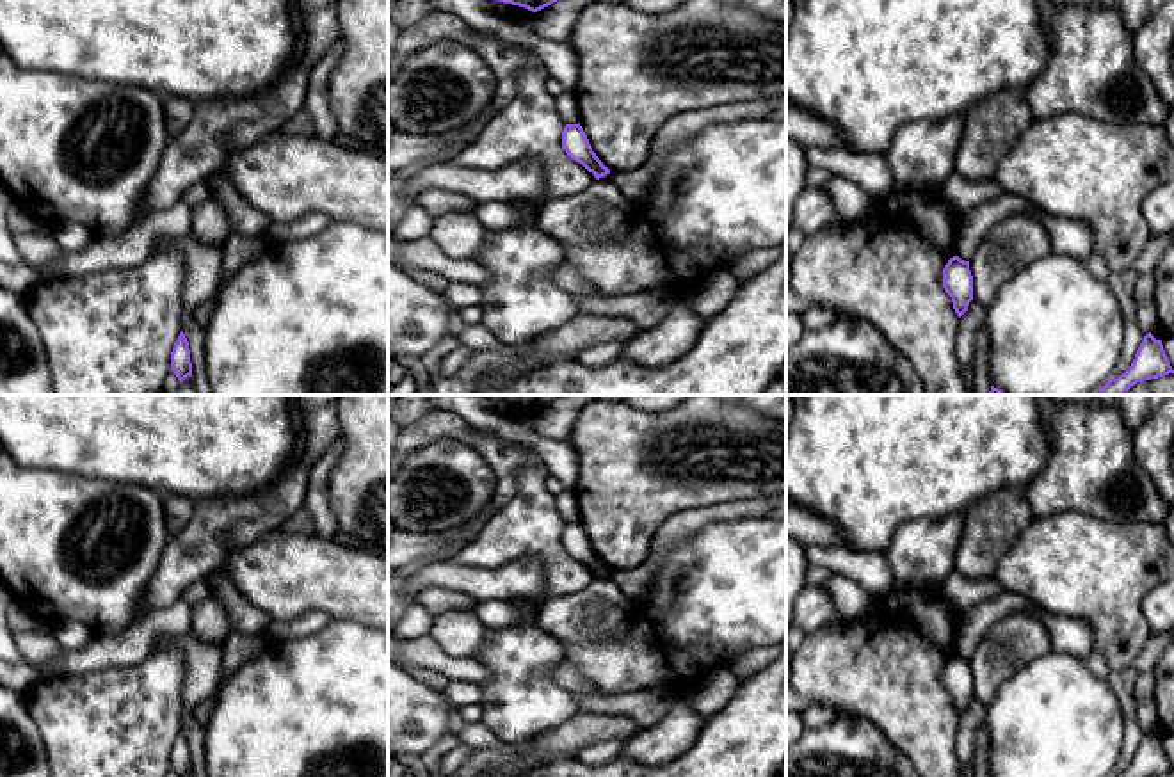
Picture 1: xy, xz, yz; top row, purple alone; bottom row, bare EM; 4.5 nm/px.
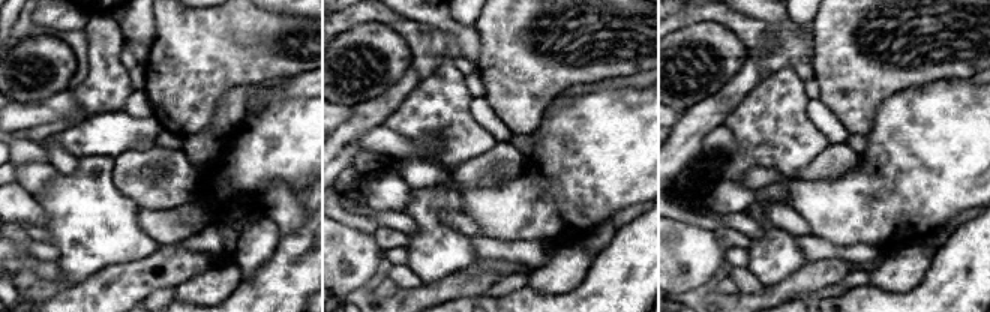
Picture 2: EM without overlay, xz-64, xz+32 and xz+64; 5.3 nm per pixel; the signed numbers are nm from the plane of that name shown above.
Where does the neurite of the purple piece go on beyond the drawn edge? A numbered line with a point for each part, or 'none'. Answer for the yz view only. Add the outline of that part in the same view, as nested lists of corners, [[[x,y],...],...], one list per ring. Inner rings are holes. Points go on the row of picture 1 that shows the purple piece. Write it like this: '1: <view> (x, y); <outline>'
none

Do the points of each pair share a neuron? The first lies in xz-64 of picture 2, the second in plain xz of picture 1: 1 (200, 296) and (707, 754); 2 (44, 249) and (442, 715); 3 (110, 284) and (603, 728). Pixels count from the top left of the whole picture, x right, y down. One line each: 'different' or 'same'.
1: different
2: different
3: same

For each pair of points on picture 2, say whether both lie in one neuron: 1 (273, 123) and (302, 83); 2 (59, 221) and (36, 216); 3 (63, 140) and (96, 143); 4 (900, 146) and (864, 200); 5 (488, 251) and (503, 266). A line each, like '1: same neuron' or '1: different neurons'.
1: different neurons
2: different neurons
3: same neuron
4: same neuron
5: different neurons

